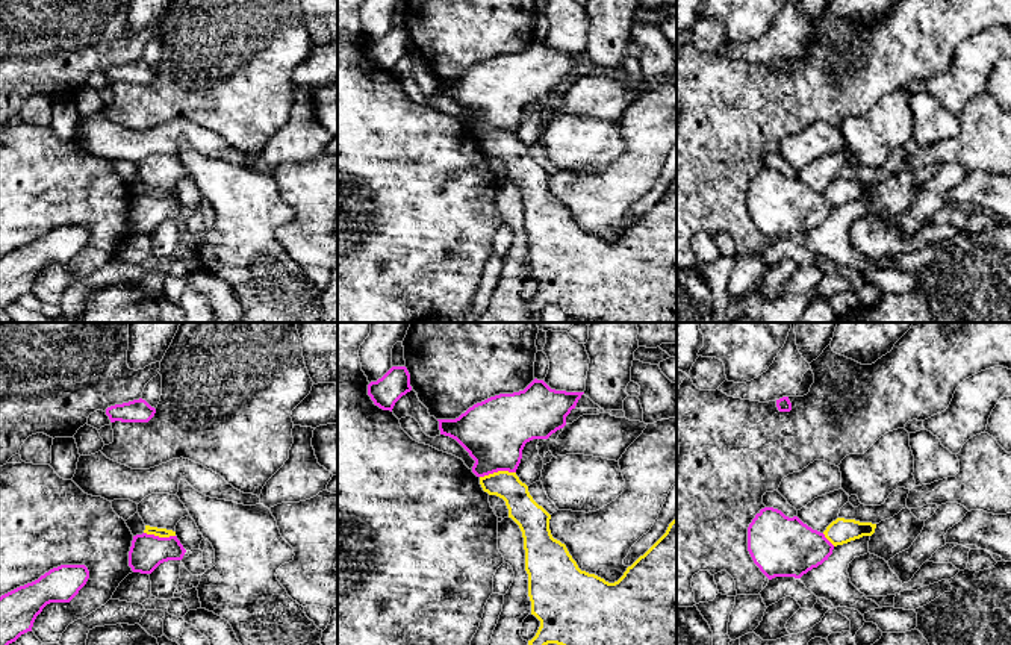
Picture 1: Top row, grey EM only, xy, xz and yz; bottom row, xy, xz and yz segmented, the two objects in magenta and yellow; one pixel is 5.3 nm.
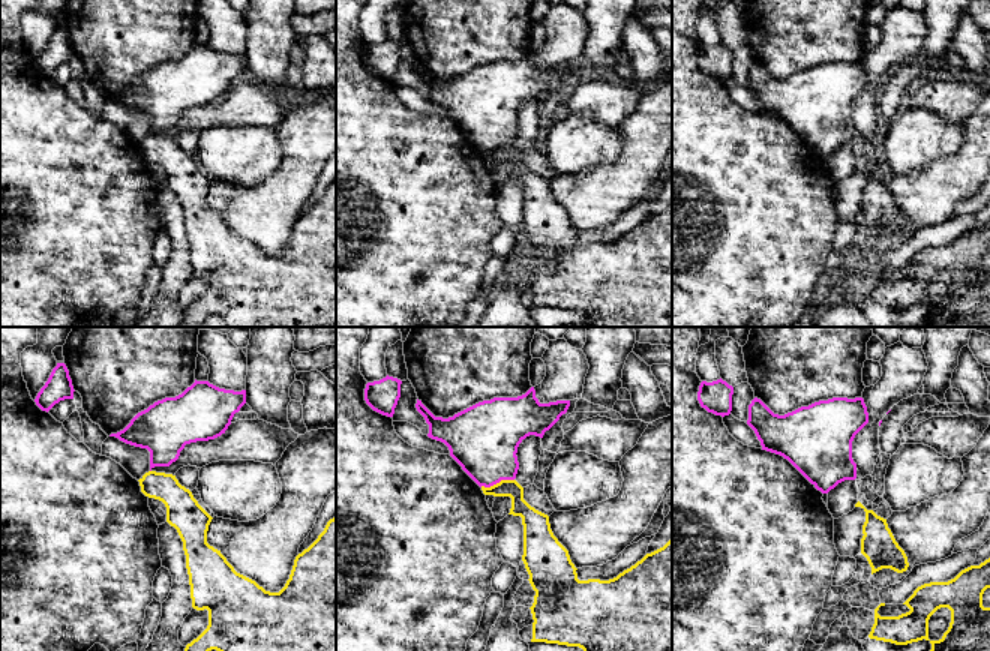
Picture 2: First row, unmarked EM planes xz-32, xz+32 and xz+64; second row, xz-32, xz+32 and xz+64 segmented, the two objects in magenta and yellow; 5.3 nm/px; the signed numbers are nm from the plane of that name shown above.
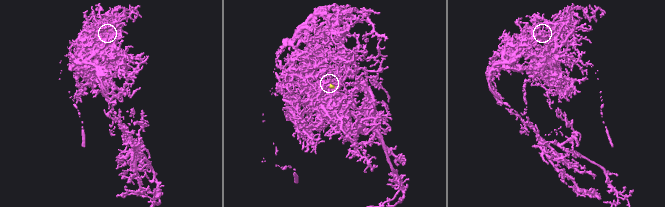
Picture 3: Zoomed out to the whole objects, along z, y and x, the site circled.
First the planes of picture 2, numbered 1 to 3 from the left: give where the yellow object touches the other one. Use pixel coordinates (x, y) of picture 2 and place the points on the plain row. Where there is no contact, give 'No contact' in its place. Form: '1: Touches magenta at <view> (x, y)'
1: No contact
2: Touches magenta at xz+32 (497, 146)
3: No contact

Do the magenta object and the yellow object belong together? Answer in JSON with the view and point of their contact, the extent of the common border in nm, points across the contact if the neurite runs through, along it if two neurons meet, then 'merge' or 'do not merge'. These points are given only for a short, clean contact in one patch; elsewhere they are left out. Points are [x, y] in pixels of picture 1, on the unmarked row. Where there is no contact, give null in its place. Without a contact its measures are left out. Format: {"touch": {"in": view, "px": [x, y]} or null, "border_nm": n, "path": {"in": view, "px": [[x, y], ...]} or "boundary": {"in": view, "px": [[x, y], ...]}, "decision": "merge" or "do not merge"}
{"touch": {"in": "xz", "px": [497, 132]}, "border_nm": 190, "boundary": {"in": "xz", "px": [[515, 132], [494, 132], [480, 138]]}, "decision": "do not merge"}

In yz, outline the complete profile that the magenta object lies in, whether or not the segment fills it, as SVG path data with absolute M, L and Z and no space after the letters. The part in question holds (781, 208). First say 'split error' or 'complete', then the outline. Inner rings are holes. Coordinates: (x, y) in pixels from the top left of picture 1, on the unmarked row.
complete; M773 168L761 170L748 188L748 212L769 241L801 239L828 221L832 210L823 194Z

